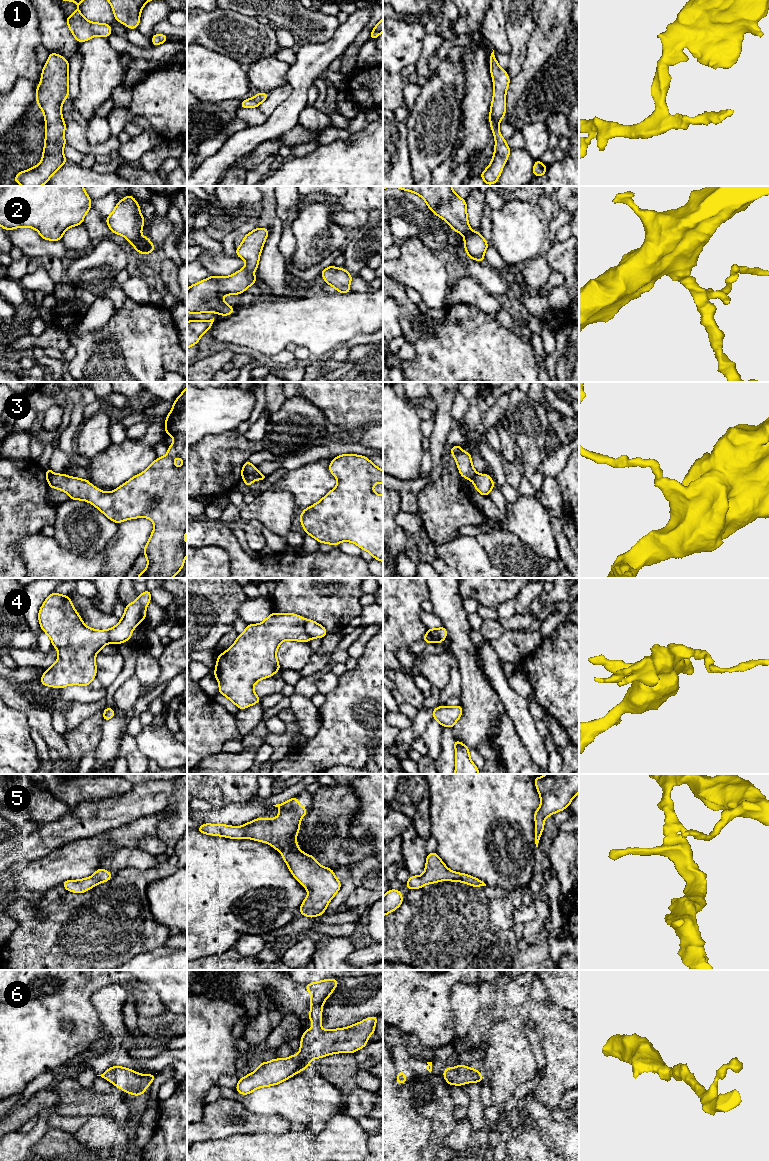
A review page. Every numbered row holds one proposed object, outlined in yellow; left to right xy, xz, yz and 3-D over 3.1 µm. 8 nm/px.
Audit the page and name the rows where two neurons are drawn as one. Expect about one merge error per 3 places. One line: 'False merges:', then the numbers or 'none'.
False merges: 3, 4

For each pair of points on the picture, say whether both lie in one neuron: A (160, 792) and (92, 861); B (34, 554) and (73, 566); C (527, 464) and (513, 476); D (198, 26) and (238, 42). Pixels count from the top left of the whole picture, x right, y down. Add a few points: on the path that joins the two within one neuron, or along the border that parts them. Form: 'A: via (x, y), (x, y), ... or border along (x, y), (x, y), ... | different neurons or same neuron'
A: border along (153, 813), (109, 830) | different neurons
B: via (44, 559), (51, 566), (63, 566) | same neuron
C: border along (519, 465), (523, 471) | different neurons
D: via (208, 28), (228, 33) | same neuron

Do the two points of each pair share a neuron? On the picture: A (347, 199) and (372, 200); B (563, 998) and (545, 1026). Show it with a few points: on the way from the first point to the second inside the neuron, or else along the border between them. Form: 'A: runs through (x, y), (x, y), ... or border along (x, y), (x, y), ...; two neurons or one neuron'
A: runs through (353, 199), (366, 198); one neuron
B: border along (549, 998), (563, 1010); two neurons

